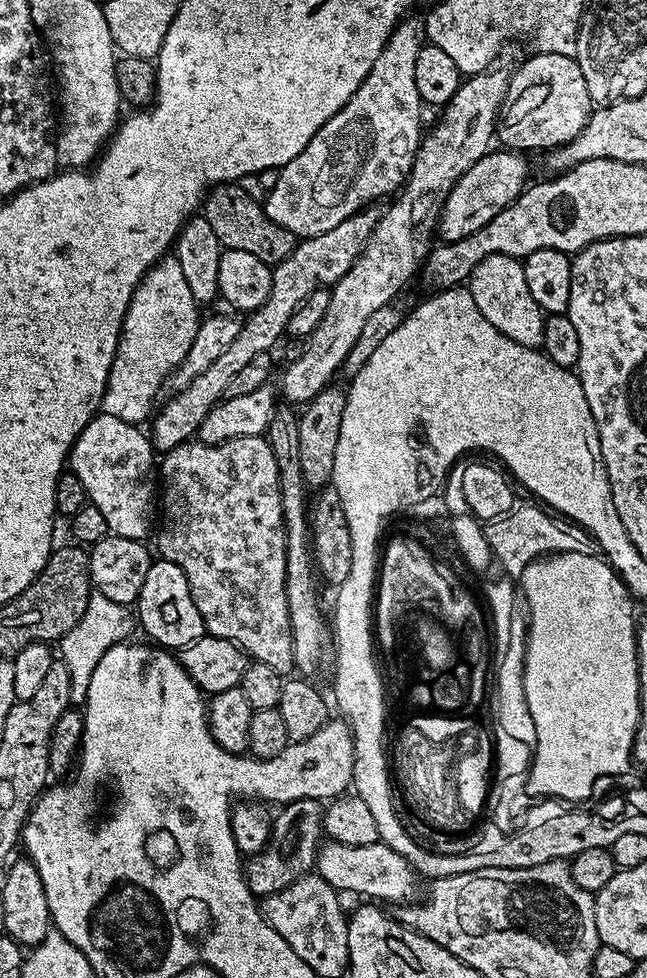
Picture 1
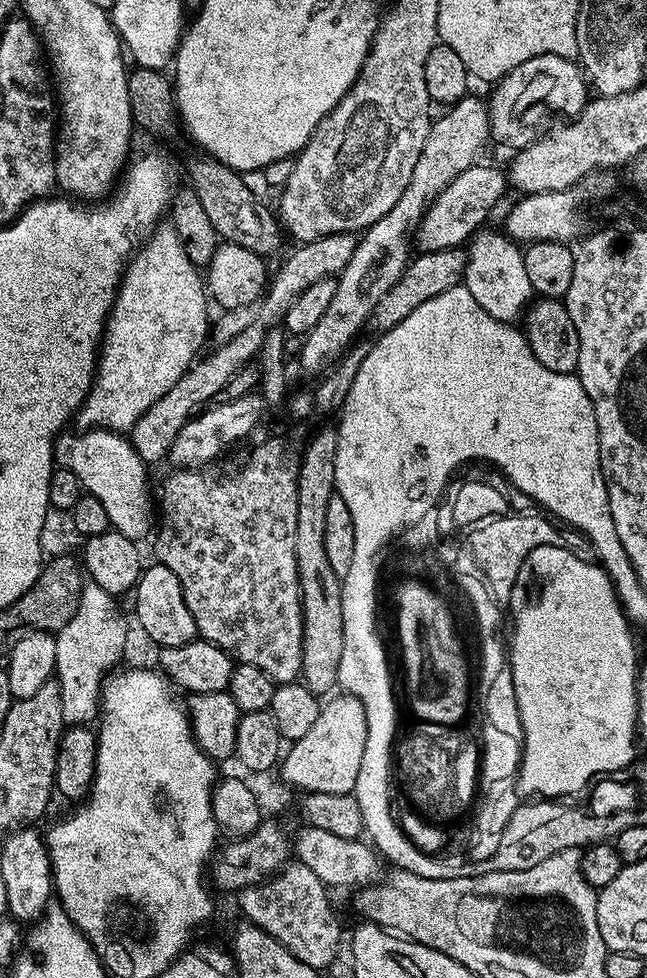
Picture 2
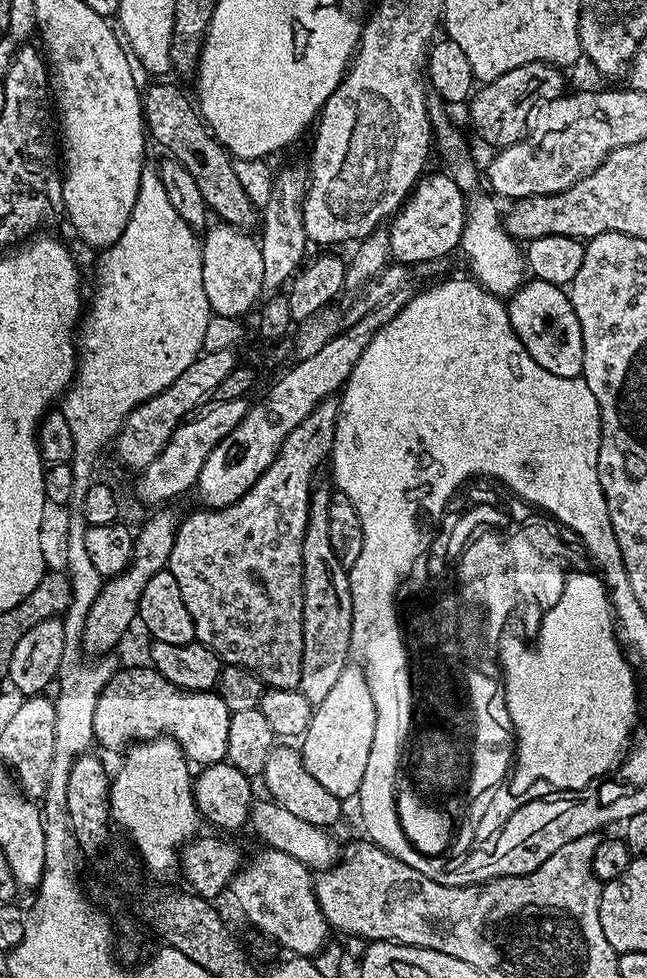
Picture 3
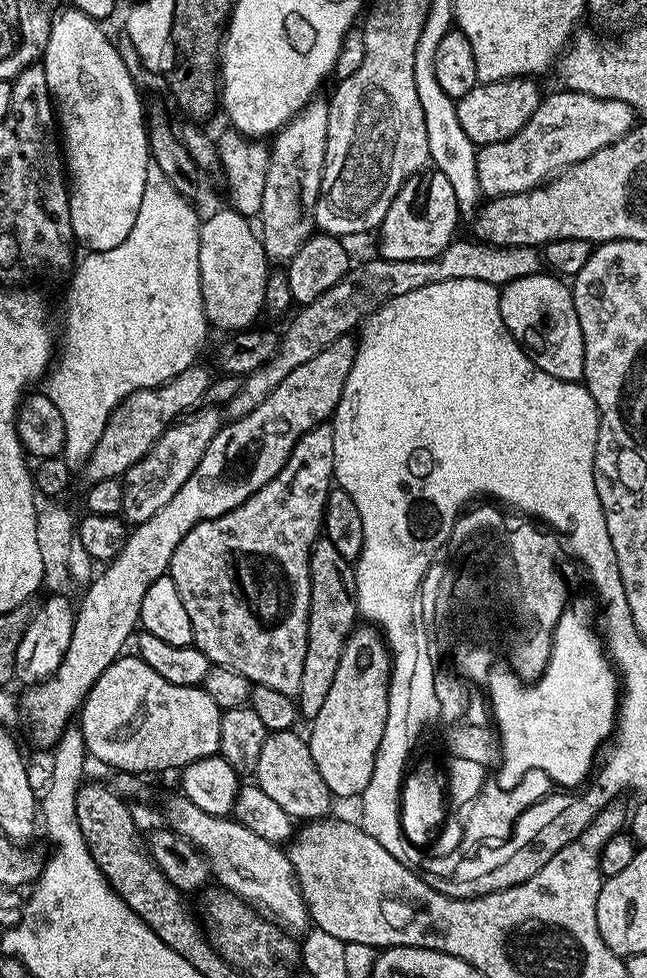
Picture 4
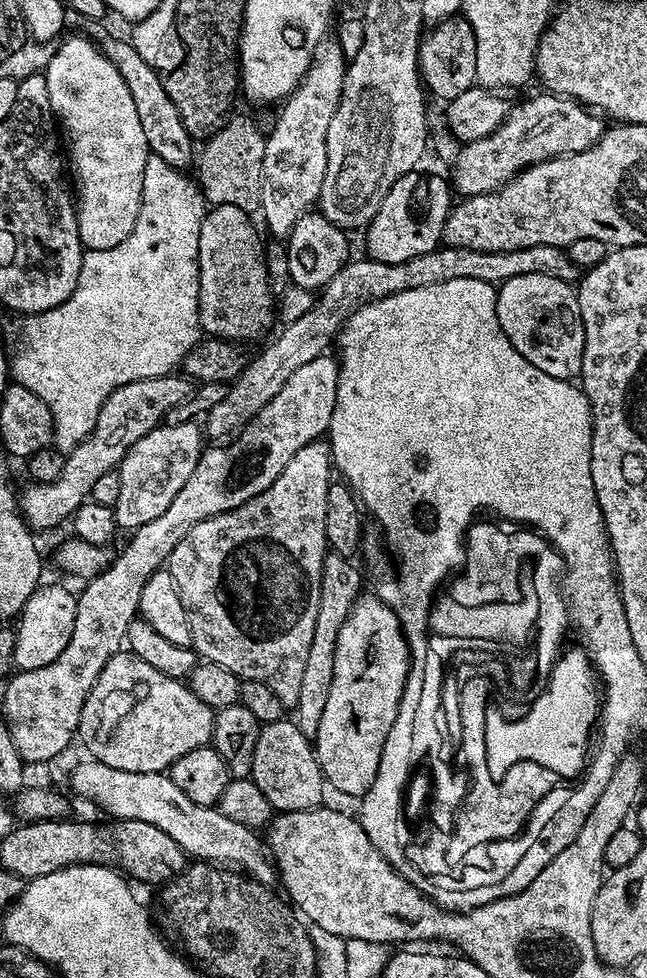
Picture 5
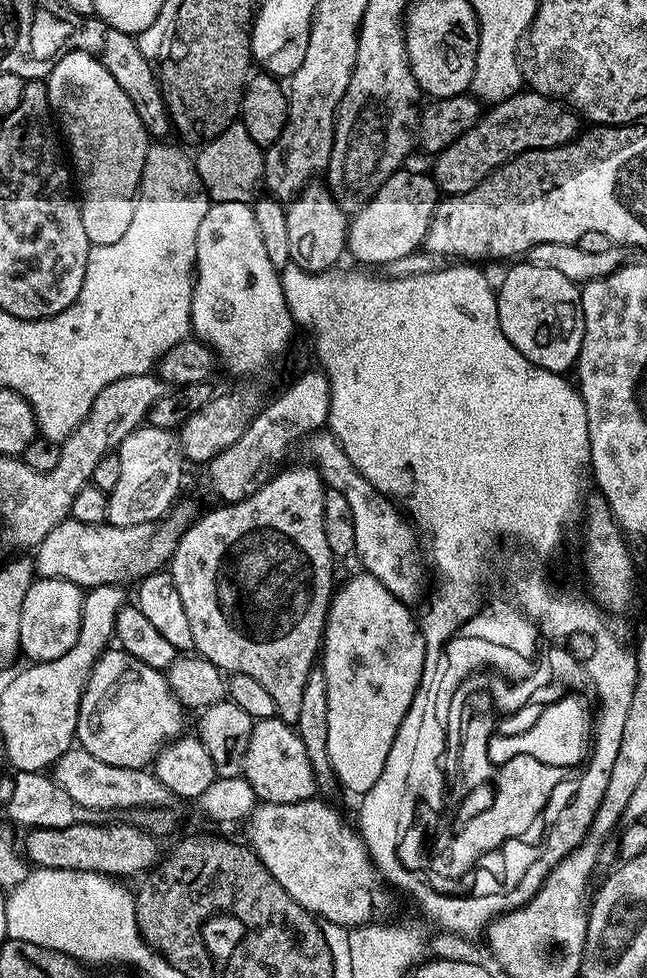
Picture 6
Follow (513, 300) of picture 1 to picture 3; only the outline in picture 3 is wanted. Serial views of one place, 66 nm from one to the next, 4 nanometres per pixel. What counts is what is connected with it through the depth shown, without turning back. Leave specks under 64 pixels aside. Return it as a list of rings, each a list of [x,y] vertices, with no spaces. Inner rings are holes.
[[[435,94],[428,96],[428,123],[435,147],[437,149],[440,147],[448,162],[447,175],[451,176],[452,181],[467,194],[464,229],[459,251],[464,252],[465,258],[468,259],[473,272],[471,275],[477,284],[496,297],[511,298],[526,280],[526,260],[522,255],[521,245],[513,240],[512,235],[504,228],[502,212],[496,209],[497,201],[487,191],[472,192],[479,184],[482,184],[482,172],[481,169],[480,172],[476,169],[476,164],[472,161],[467,146],[464,145],[463,136],[452,125],[447,111],[449,112],[449,109],[439,96]]]

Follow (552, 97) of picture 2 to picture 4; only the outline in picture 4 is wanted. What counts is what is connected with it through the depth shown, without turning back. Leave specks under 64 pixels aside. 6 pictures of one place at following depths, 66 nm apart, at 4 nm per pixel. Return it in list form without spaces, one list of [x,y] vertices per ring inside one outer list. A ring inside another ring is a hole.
[[[515,76],[509,80],[499,80],[482,84],[477,82],[466,95],[456,100],[458,122],[462,122],[462,130],[470,137],[470,142],[477,146],[493,144],[508,140],[526,124],[540,105],[542,91],[535,79],[526,76]]]

